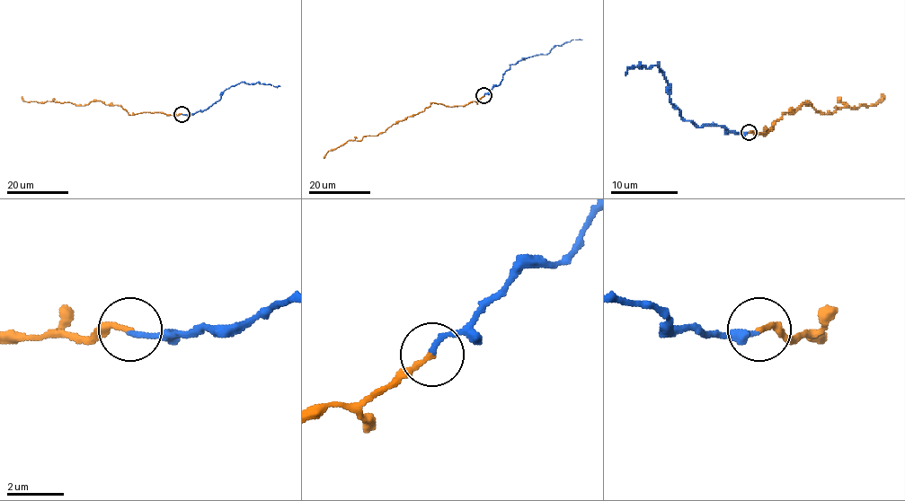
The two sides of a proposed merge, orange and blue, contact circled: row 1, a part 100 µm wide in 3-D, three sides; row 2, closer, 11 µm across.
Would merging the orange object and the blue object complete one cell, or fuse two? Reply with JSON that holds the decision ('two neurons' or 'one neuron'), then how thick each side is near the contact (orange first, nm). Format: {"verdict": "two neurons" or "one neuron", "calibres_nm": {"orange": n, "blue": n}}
{"verdict": "two neurons", "calibres_nm": {"orange": 200, "blue": 180}}

